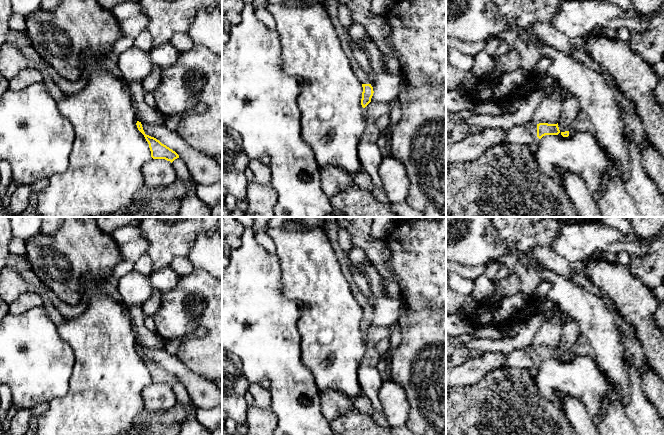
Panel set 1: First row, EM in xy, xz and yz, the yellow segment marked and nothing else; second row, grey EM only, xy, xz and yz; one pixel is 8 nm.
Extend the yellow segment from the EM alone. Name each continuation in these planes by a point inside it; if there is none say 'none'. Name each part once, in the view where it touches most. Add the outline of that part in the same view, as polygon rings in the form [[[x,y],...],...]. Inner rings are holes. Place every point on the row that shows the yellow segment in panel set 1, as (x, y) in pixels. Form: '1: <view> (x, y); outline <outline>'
1: yz (530, 126); outline [[[532,121],[527,122],[526,124],[523,125],[533,136],[533,143],[528,145],[530,151],[534,154],[539,145],[539,138],[537,137],[537,125],[534,124]]]

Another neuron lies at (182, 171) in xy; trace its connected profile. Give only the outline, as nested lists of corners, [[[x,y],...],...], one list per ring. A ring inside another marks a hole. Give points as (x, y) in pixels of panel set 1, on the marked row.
[[[179,157],[179,158],[175,159],[172,162],[172,164],[176,171],[177,178],[183,179],[185,181],[191,179],[189,169],[182,158]]]

